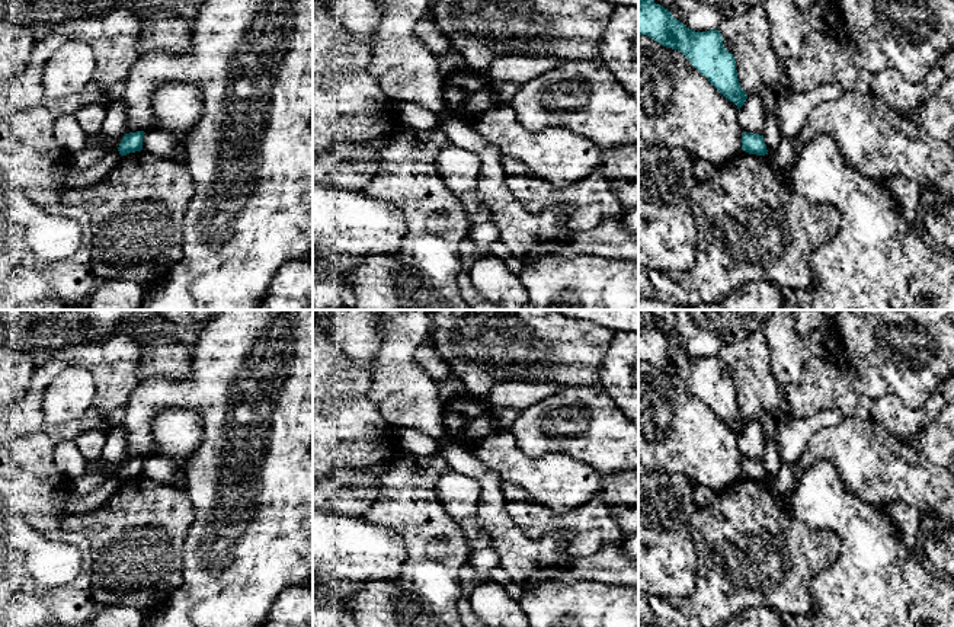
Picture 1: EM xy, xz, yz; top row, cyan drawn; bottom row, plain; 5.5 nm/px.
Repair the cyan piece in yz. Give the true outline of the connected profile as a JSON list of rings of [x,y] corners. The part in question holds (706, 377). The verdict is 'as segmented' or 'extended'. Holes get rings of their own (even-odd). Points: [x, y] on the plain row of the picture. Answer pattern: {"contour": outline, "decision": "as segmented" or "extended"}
{"contour": [[[638,310],[638,361],[646,361],[660,371],[681,377],[686,386],[737,435],[747,420],[740,413],[736,386],[724,374],[717,355],[695,358],[660,330],[654,329],[656,314]]], "decision": "as segmented"}

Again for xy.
{"contour": [[[144,457],[125,460],[118,473],[119,480],[127,482],[129,479],[141,477],[144,460]]], "decision": "as segmented"}

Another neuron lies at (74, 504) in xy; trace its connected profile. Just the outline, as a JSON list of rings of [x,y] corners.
[[[111,477],[92,492],[80,495],[71,489],[64,500],[64,515],[83,515],[99,509],[121,486],[119,477]]]

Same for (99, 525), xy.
[[[144,476],[121,482],[119,489],[96,511],[64,515],[61,527],[90,541],[92,595],[102,607],[121,605],[154,611],[182,583],[183,546],[195,511],[185,490]]]

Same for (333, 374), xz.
[[[313,310],[313,402],[366,397],[369,387],[369,372],[350,362]]]

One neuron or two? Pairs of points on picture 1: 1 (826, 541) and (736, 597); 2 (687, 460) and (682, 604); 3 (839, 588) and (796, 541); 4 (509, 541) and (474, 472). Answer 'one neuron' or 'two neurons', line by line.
1: one neuron
2: two neurons
3: two neurons
4: one neuron

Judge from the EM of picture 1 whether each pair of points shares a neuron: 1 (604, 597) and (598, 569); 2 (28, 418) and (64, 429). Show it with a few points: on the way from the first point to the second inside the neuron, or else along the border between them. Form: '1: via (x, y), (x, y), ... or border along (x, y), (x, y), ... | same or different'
1: border along (567, 575), (576, 579), (623, 585) | different
2: via (37, 424), (55, 429) | same

